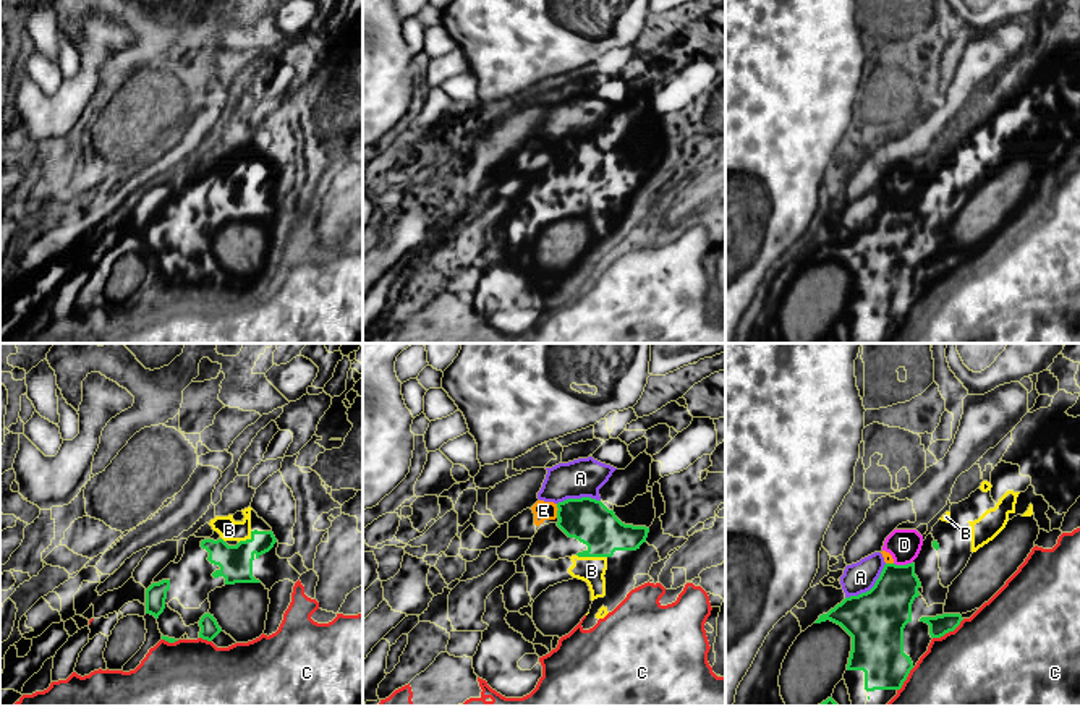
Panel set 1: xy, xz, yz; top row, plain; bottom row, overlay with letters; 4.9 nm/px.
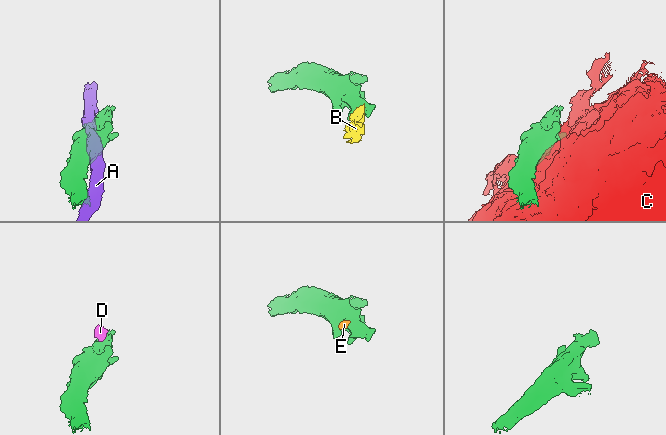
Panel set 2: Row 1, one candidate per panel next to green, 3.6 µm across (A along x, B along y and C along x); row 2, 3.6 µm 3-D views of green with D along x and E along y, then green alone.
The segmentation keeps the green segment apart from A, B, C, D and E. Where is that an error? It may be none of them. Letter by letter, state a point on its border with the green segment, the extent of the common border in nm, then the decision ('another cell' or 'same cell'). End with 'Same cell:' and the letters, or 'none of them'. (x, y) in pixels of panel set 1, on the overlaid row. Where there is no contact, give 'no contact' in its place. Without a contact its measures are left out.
A: meets green in yz at (871, 588); contact 260 nm long; another cell
B: meets green in xz at (591, 556); contact 150 nm long; same cell
C: meets green in yz at (948, 632); contact 190 nm long; another cell
D: meets green in yz at (902, 565); contact 100 nm long; another cell
E: meets green in xz at (557, 510); contact 70 nm long; another cell
Same cell: B

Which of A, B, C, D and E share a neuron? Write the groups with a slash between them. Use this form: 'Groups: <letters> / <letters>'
Groups: A / B / C / D E

